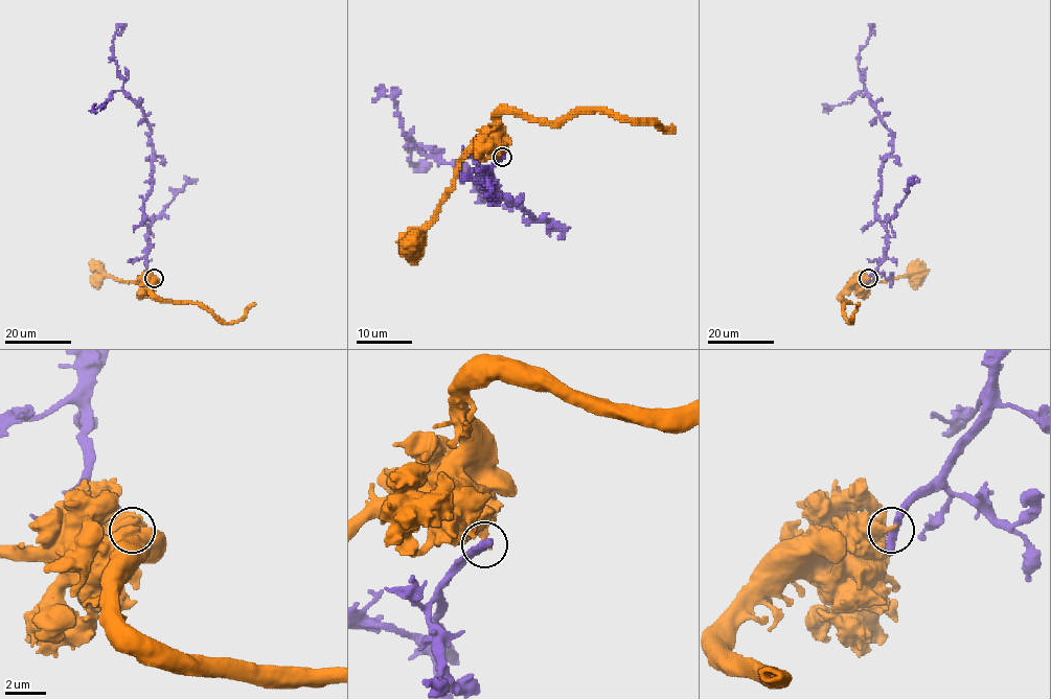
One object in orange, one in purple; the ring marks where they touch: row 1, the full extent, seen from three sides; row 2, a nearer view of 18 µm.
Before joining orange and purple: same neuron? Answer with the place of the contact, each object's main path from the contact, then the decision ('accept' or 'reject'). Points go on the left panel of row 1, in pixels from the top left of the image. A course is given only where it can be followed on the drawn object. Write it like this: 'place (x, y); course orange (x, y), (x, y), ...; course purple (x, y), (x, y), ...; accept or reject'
place (154, 278); course orange (154, 278), (151, 290), (155, 296), (206, 306), (225, 322), (237, 322), (255, 303); course purple (154, 278), (147, 270), (144, 214), (151, 189), (151, 129), (123, 89), (113, 43), (121, 26), (118, 35); reject

